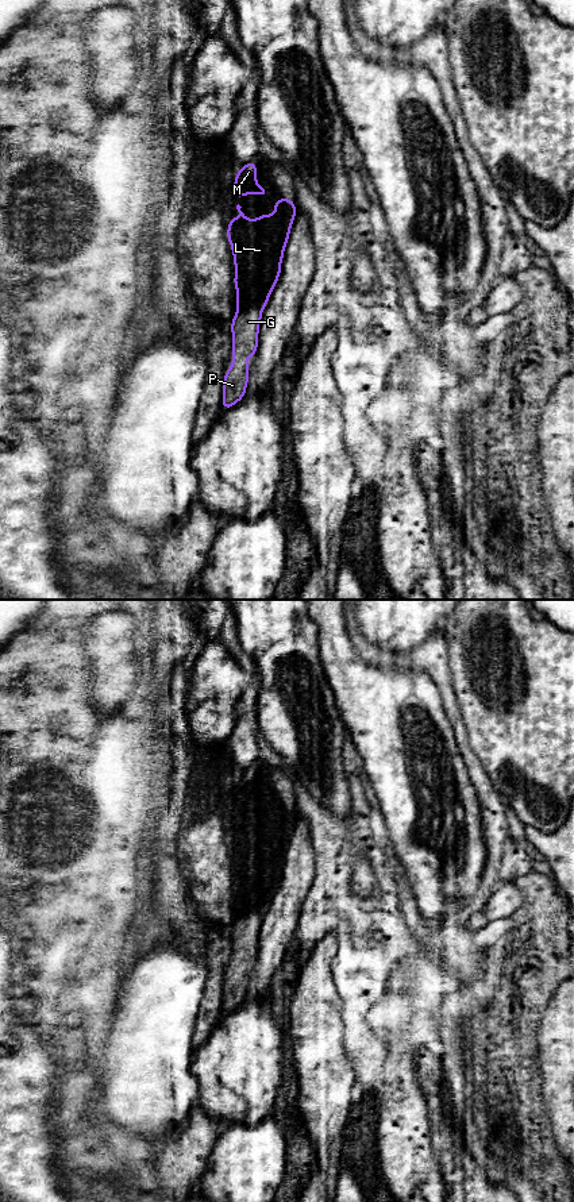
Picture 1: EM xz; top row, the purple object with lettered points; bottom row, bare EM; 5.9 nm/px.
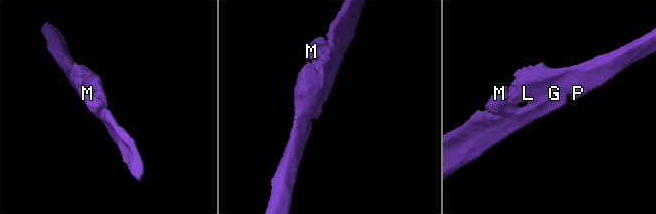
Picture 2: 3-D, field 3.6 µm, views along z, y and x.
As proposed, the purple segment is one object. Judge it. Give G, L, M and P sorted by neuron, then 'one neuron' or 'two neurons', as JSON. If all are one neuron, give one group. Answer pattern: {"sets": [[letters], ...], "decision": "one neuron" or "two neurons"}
{"sets": [["G", "L", "M", "P"]], "decision": "one neuron"}

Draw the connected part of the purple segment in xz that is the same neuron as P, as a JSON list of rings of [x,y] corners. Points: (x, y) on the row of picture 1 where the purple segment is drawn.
[[[280,197],[274,203],[274,213],[270,217],[263,212],[253,221],[244,216],[236,205],[239,212],[236,219],[228,219],[227,239],[231,244],[234,255],[234,266],[236,273],[234,276],[234,285],[236,289],[236,313],[231,320],[232,350],[231,355],[235,359],[223,378],[223,409],[230,409],[239,402],[249,385],[250,366],[246,361],[258,351],[258,334],[262,320],[262,311],[266,307],[270,294],[281,276],[281,262],[284,259],[284,250],[289,240],[293,220],[297,215],[296,204],[292,199]]]

